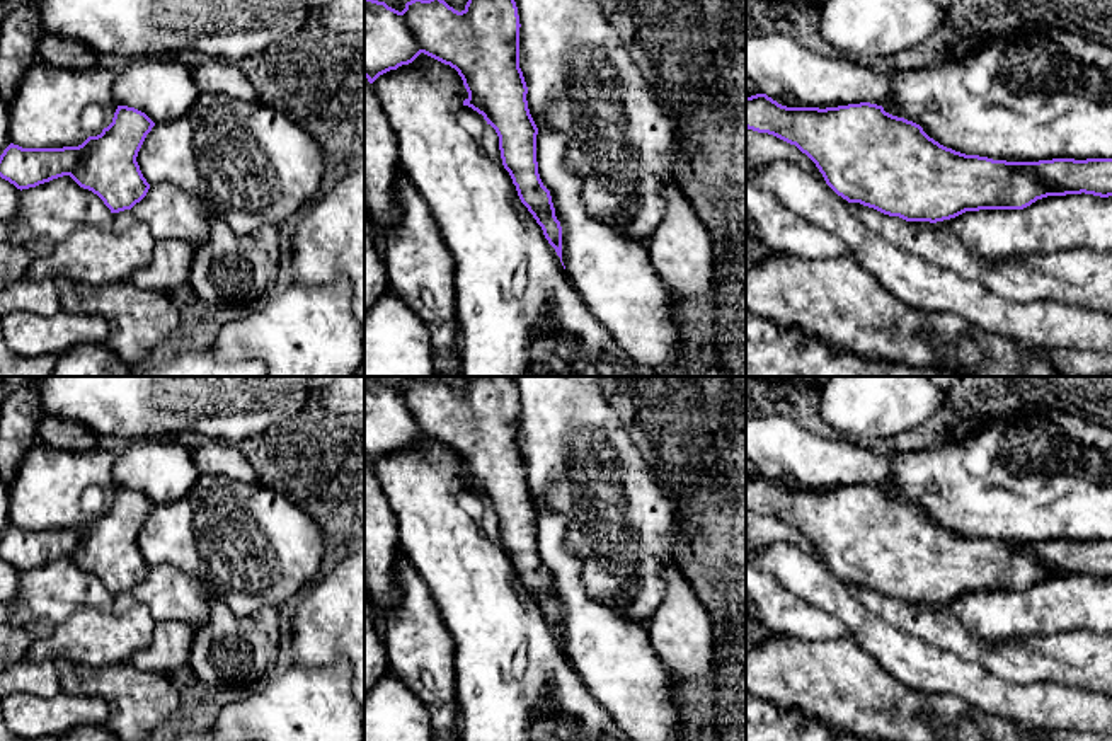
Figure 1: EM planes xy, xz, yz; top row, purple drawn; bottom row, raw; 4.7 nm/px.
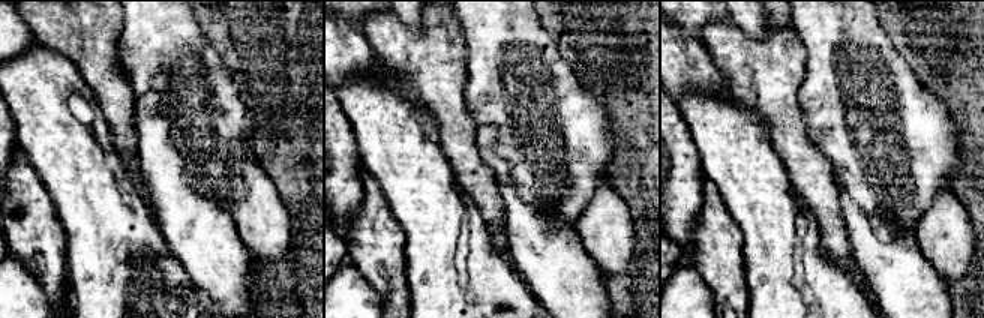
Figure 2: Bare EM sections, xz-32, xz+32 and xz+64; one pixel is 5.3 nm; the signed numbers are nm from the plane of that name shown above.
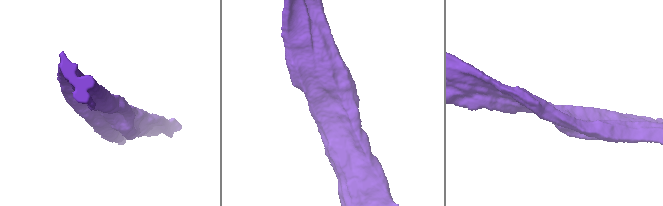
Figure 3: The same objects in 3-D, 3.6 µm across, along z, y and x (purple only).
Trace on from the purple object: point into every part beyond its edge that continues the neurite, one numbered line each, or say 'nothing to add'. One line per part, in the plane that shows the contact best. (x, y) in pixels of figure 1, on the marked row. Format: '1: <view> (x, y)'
nothing to add

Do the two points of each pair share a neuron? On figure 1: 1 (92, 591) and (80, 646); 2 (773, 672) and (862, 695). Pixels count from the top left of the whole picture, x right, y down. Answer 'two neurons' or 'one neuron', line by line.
1: two neurons
2: one neuron

